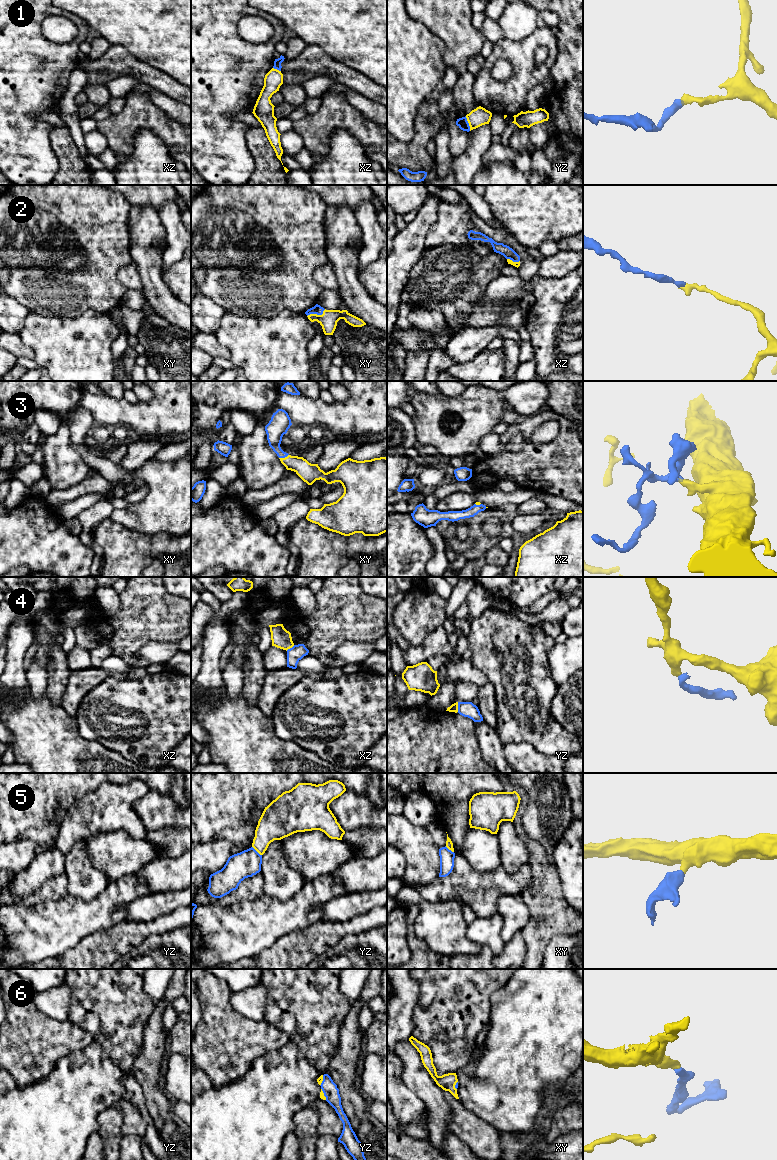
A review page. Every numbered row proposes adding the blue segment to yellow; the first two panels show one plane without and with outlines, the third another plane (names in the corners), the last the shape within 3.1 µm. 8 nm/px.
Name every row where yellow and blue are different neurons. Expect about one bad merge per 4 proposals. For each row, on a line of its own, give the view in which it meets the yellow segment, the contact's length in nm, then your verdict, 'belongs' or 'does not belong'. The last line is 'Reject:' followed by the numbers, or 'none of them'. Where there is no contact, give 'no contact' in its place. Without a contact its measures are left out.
1: contact in yz; length 130 nm; belongs
2: contact in xy; length 160 nm; belongs
3: contact in xy; length 90 nm; belongs
4: contact in yz; length 80 nm; does not belong
5: contact in yz; length 110 nm; does not belong
6: contact in yz; length 100 nm; belongs
Reject: 4, 5

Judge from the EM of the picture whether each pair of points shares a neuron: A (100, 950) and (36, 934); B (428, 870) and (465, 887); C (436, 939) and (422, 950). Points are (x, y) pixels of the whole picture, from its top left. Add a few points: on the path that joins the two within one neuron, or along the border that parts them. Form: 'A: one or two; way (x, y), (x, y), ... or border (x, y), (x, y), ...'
A: two; border (97, 931), (87, 935), (59, 956)
B: two; border (438, 876), (431, 882), (417, 888)
C: two; border (413, 927), (418, 938), (431, 949), (448, 957)

